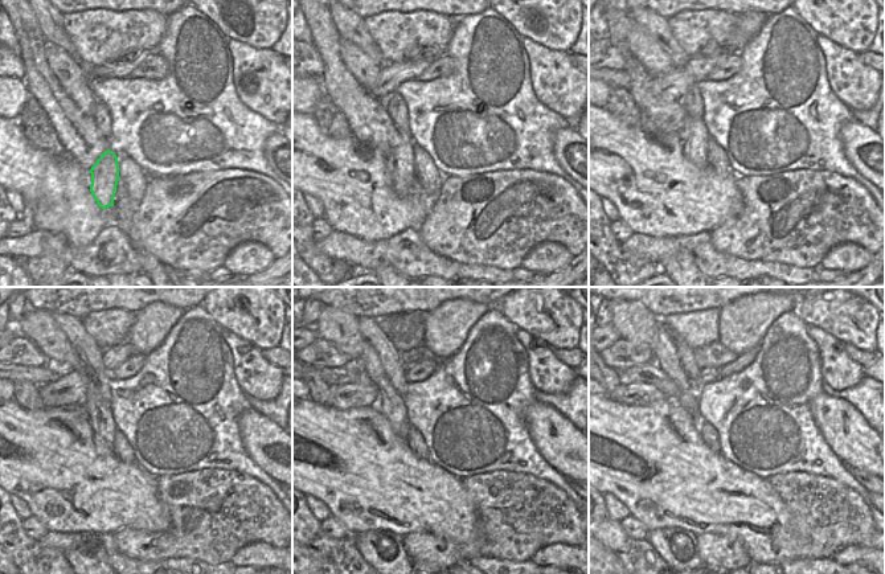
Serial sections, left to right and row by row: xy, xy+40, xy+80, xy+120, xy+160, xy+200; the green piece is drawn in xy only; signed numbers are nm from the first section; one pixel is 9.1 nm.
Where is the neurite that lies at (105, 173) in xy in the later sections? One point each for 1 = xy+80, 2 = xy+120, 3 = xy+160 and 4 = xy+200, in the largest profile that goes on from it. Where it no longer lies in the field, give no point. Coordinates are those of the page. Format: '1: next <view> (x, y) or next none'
1: next xy+80 (695, 136)
2: next xy+120 (99, 413)
3: next xy+160 (390, 404)
4: next xy+200 (664, 352)

